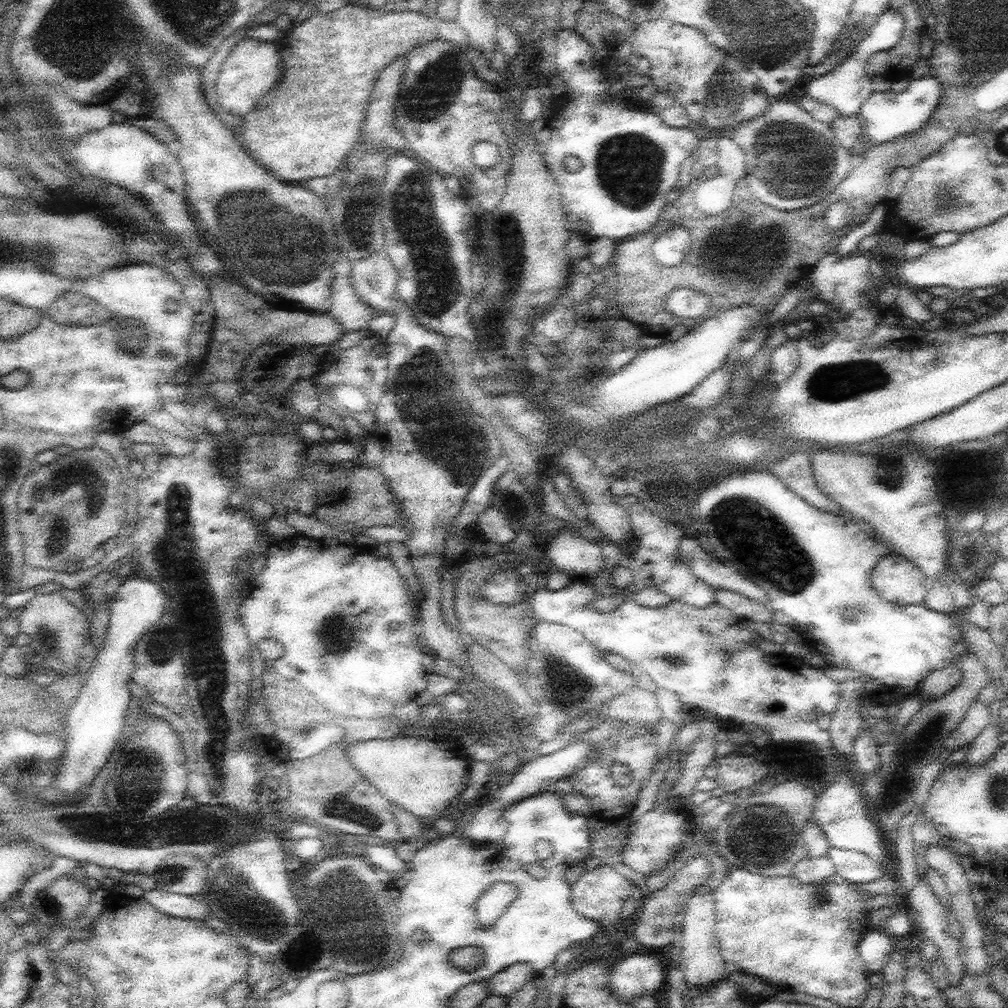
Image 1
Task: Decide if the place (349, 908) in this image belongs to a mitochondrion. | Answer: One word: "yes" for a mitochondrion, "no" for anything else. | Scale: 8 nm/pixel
yes

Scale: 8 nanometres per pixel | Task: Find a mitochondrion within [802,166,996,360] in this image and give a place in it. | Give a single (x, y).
(947, 200)

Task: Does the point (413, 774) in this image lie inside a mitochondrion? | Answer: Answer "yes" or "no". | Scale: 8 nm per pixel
no

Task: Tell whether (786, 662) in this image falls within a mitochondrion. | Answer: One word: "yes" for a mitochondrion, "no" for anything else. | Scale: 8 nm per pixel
no

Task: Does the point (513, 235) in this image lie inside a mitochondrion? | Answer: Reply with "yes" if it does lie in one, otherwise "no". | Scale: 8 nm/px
yes

